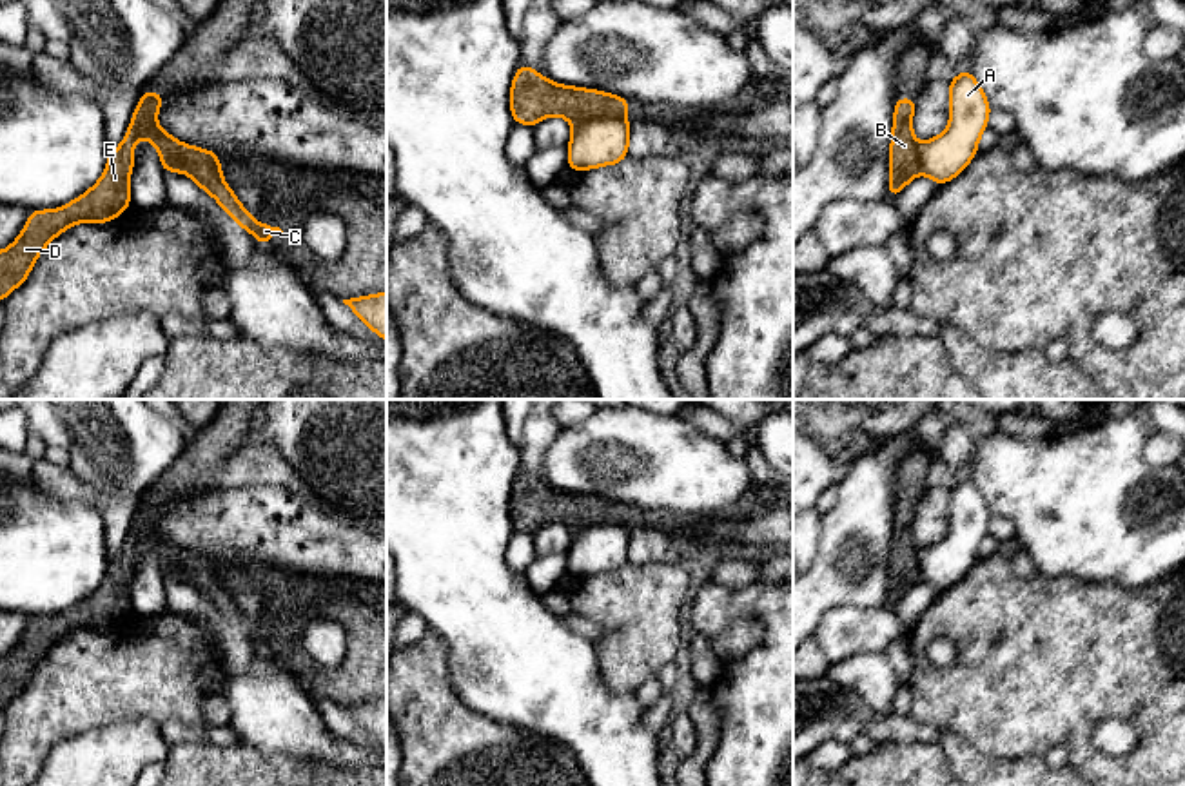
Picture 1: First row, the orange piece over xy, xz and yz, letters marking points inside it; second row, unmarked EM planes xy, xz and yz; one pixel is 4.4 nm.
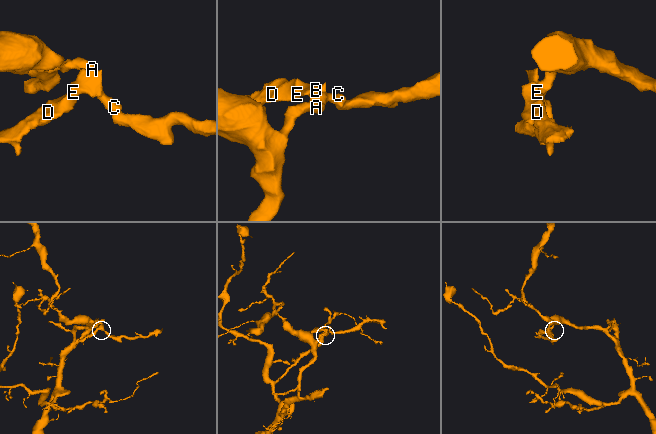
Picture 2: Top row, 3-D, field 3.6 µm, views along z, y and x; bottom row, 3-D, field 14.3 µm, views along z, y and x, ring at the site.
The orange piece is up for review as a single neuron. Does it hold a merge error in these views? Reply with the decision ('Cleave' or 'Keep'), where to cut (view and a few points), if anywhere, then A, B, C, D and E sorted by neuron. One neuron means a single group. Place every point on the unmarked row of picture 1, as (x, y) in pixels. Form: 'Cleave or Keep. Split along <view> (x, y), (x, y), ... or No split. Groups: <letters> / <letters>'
Cleave. Split along xz (625, 527), (588, 525), (574, 536). Groups: A C / B D E

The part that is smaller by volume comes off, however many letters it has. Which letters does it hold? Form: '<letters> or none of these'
B, D, E

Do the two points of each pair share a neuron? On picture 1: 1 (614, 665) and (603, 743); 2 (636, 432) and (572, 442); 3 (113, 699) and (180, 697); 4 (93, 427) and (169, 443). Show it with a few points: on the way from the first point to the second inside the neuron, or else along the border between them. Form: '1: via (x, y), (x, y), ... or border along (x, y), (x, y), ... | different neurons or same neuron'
1: border along (594, 650), (601, 679), (612, 690), (634, 692) | different neurons
2: via (619, 438), (592, 438), (588, 442) | same neuron
3: via (129, 697), (164, 697) | same neuron
4: via (111, 434), (120, 443), (151, 443) | same neuron

